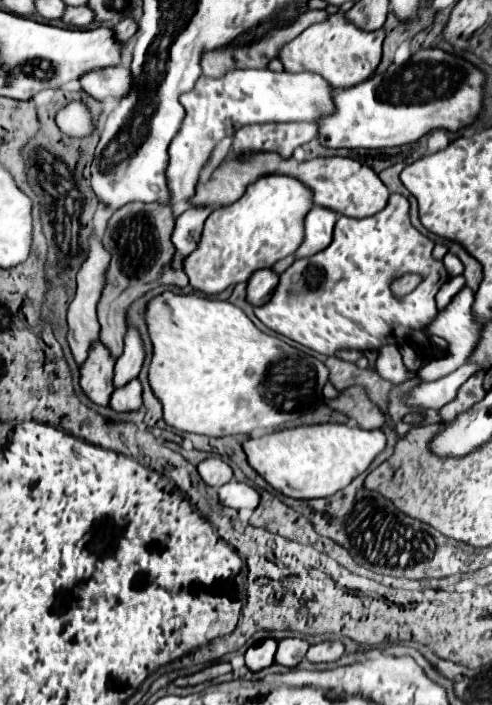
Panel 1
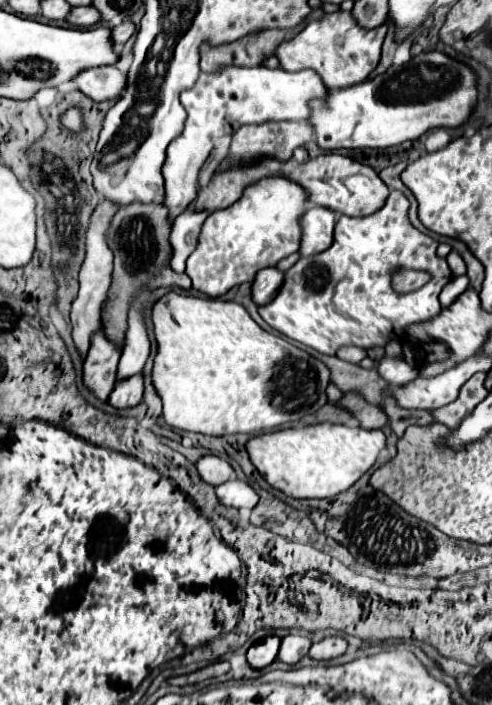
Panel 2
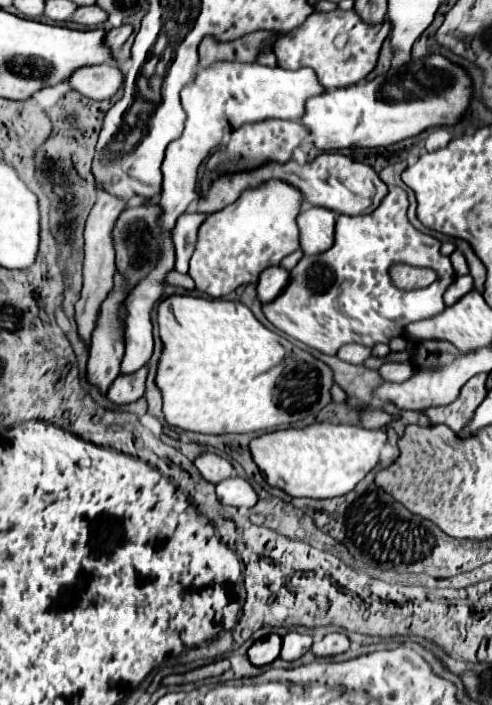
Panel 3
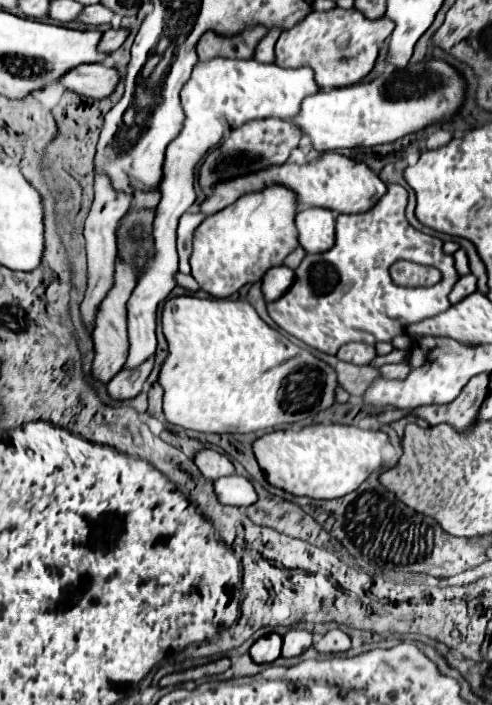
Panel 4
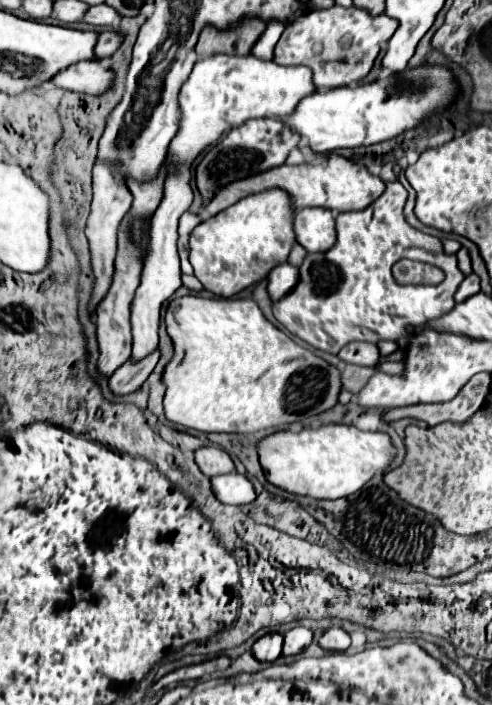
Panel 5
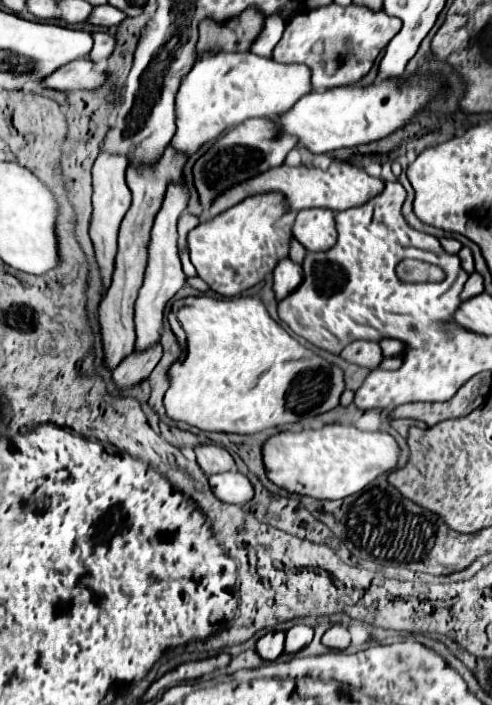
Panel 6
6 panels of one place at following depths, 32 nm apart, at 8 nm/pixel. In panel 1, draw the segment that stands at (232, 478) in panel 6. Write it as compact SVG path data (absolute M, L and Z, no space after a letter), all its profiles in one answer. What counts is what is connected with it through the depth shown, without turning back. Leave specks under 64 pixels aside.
M228 482L218 490L218 494L220 494L220 504L234 510L242 508L254 510L260 502L260 494L244 482Z

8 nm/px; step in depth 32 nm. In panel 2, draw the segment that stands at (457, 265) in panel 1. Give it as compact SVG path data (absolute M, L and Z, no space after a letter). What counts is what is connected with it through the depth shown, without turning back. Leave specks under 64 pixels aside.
M450 252L450 256L446 258L446 262L448 262L448 268L450 268L452 276L460 276L460 274L466 272L466 264L464 264L464 260L456 252Z

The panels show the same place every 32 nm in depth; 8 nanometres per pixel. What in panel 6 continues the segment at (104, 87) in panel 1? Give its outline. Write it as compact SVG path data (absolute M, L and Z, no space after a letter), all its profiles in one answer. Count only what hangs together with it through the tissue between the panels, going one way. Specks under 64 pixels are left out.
M74 60L54 74L50 74L44 82L54 90L98 90L106 84L108 72L96 70L92 60Z

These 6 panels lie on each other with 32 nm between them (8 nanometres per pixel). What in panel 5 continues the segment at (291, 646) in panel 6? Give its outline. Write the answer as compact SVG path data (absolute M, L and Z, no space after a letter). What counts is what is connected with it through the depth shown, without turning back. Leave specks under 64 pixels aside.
M296 626L290 632L284 634L284 648L282 654L284 656L296 656L300 654L304 648L308 648L312 642L312 630L304 628L304 626Z

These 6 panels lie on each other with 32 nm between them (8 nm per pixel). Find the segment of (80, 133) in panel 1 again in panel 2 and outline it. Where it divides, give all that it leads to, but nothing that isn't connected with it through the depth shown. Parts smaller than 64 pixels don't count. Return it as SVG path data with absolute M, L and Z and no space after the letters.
M72 106L72 108L68 108L66 112L62 112L60 114L60 124L68 130L68 132L74 132L74 134L78 134L78 132L84 132L84 116L82 116L82 110L78 108L78 106Z

